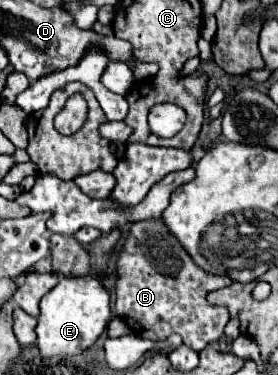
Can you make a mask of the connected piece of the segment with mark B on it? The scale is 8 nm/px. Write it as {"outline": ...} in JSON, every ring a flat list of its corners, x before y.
{"outline":[[161,219,137,221,129,229,123,251,117,261,117,315,125,319,129,329,149,341,167,341,169,335,181,335,183,343,195,351,223,337,229,321,227,307,215,307,205,301,209,291,227,287,231,277,201,271,177,239,167,231]]}

